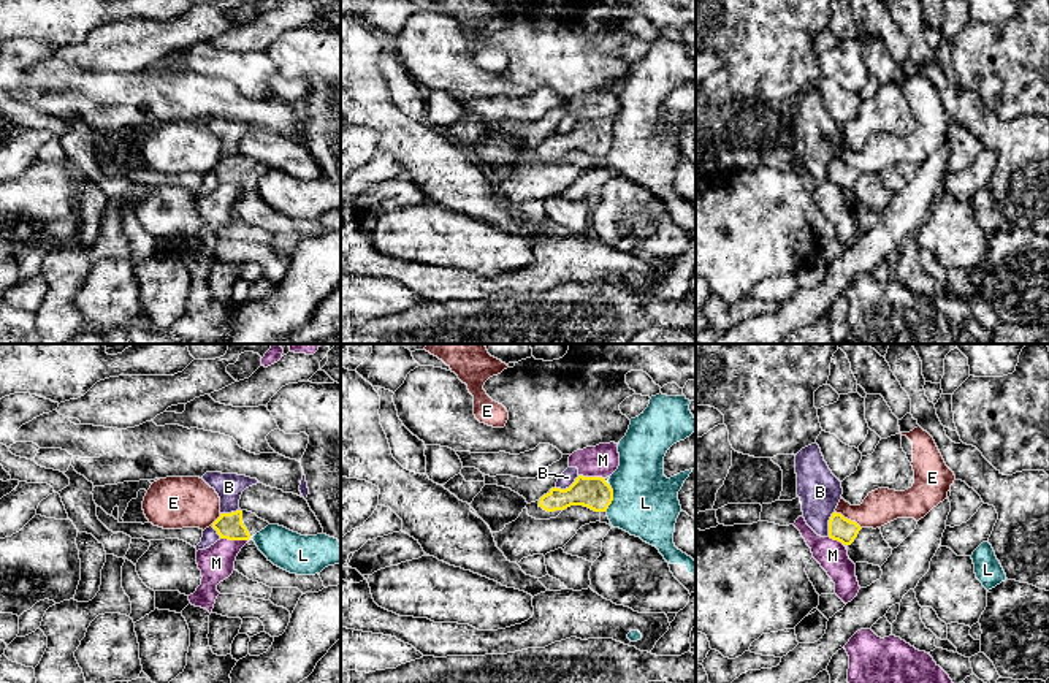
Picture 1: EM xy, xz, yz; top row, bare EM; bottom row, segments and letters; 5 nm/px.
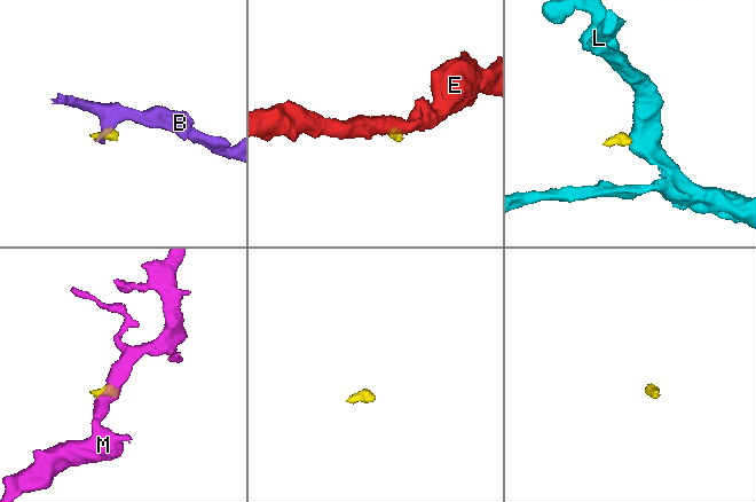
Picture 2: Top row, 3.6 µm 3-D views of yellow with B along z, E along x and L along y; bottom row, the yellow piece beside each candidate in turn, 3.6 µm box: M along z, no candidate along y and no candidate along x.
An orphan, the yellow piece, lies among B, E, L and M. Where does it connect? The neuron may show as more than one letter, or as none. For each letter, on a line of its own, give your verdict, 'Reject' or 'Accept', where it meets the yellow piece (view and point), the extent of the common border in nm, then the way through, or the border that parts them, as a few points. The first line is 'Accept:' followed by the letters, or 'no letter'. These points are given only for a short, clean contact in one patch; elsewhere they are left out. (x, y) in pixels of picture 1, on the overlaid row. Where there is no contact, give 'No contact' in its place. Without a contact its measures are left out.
Accept: no letter
B: Reject. Touches yellow at yz (829, 523). Shared border 140 nm. Boundary: yz (834, 511), (827, 536)
E: Reject. Touches yellow at yz (846, 518). Shared border 160 nm. Boundary: yz (835, 511), (861, 528)
L: Reject. Touches yellow at xz (612, 496). Shared border 150 nm. Boundary: xz (607, 482), (612, 490), (612, 503), (604, 511)
M: Reject. Touches yellow at xy (235, 539). Shared border 160 nm

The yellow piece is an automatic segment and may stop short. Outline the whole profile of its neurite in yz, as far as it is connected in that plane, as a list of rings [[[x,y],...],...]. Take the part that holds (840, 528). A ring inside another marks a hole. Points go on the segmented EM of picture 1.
[[[833,512],[829,520],[829,537],[841,542],[843,545],[851,545],[862,528],[841,513]]]

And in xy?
[[[236,510],[231,513],[220,513],[220,517],[212,523],[212,528],[217,531],[220,539],[249,540],[268,525],[268,521],[258,518],[252,512]]]

